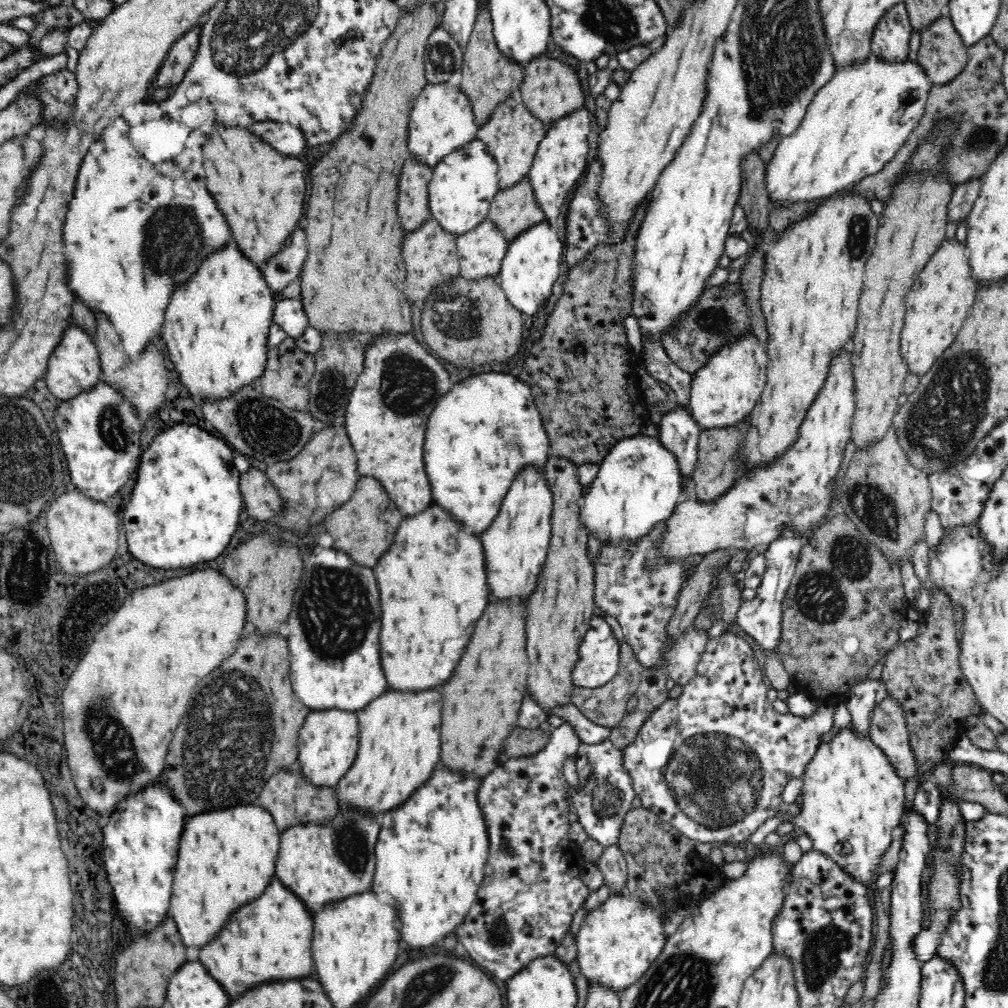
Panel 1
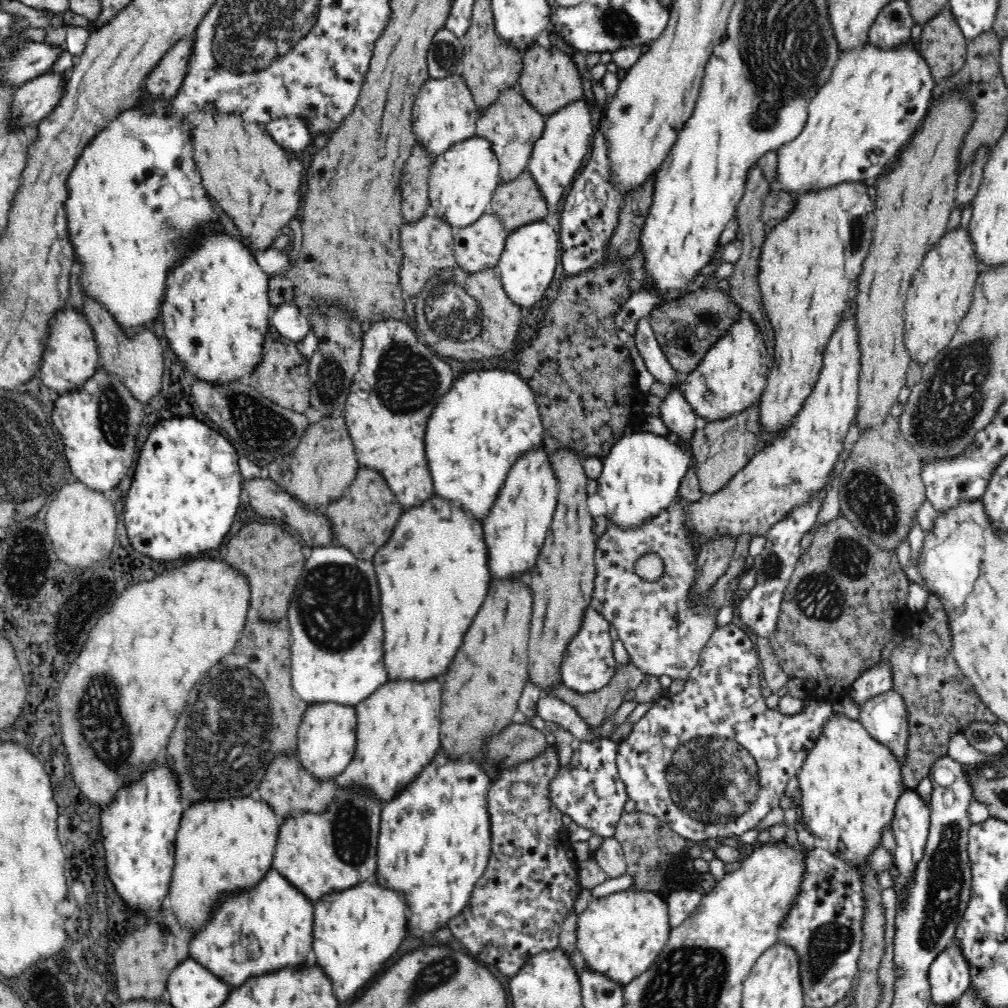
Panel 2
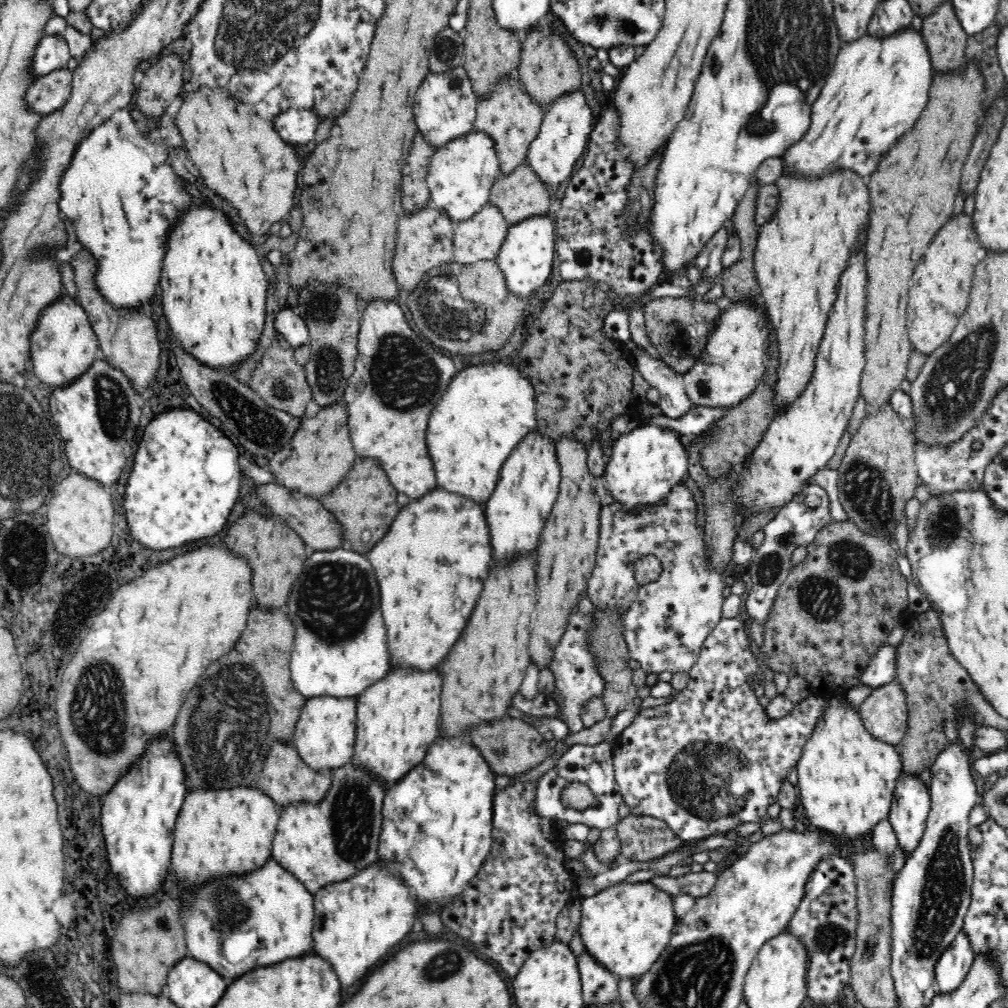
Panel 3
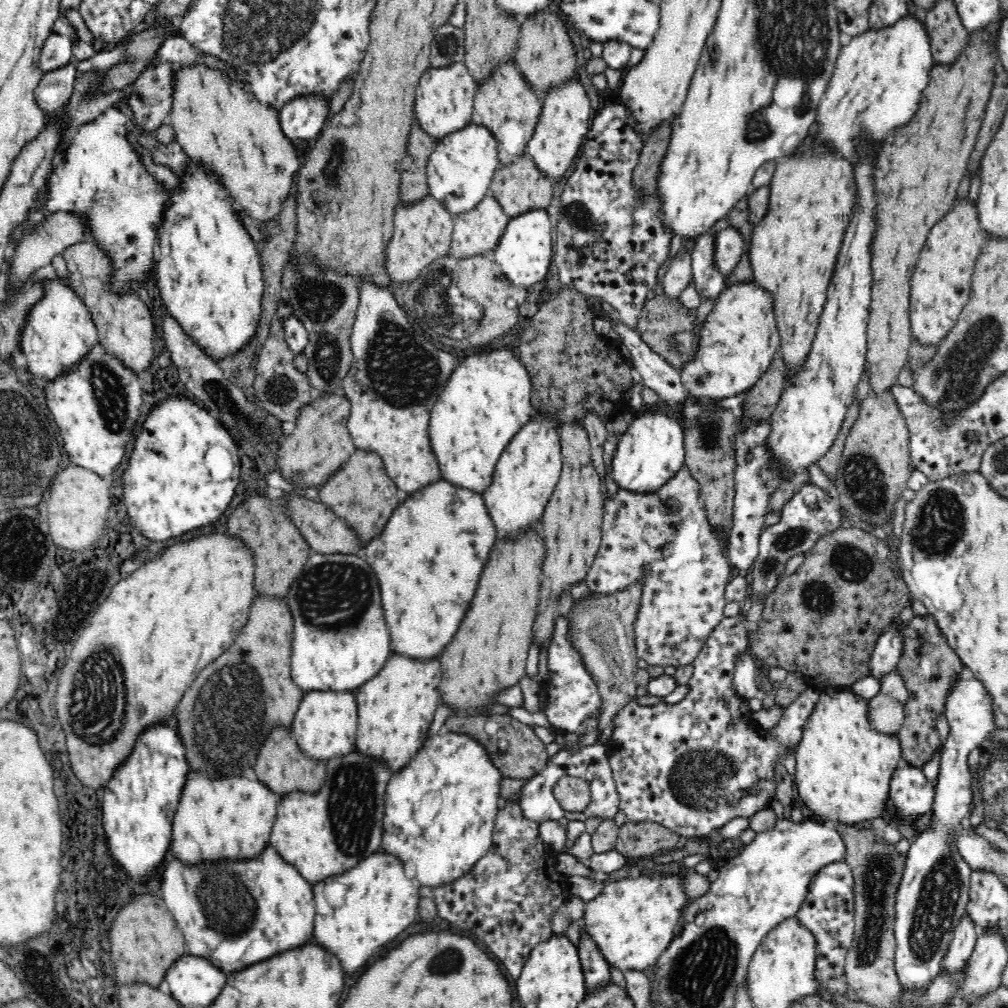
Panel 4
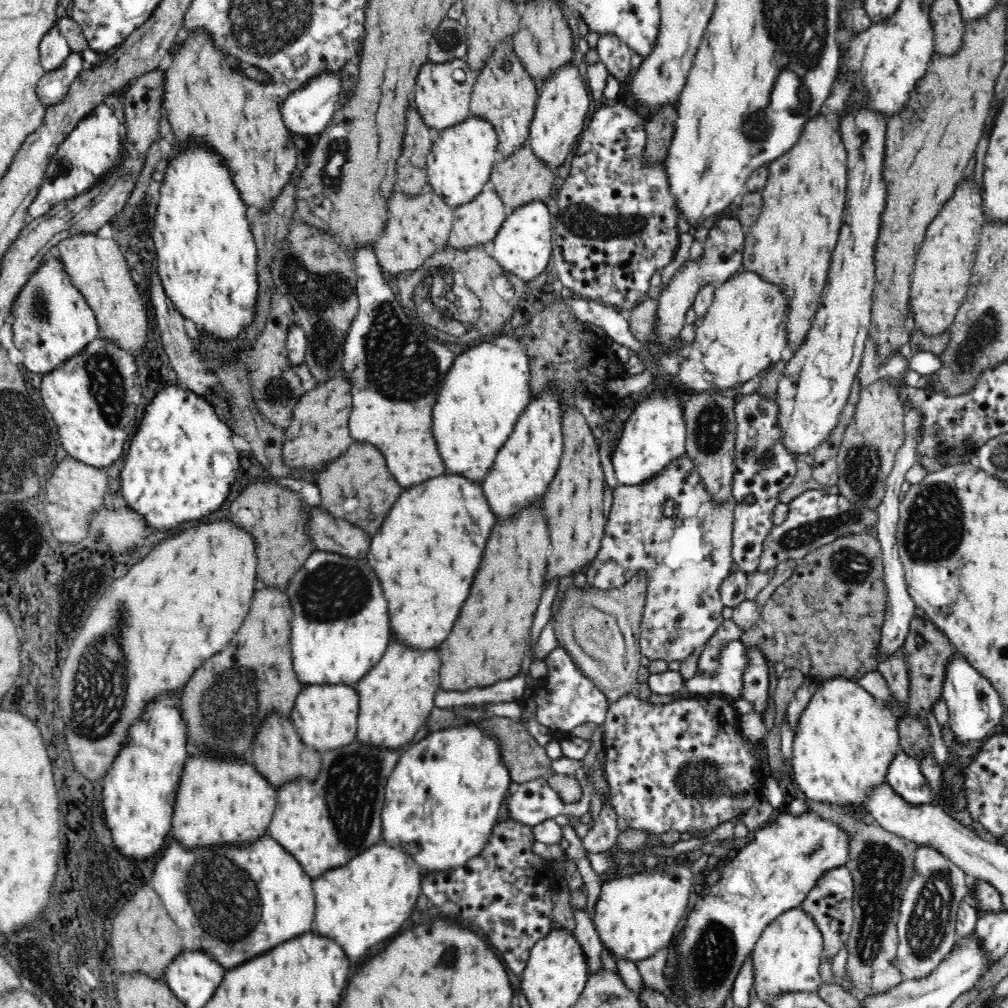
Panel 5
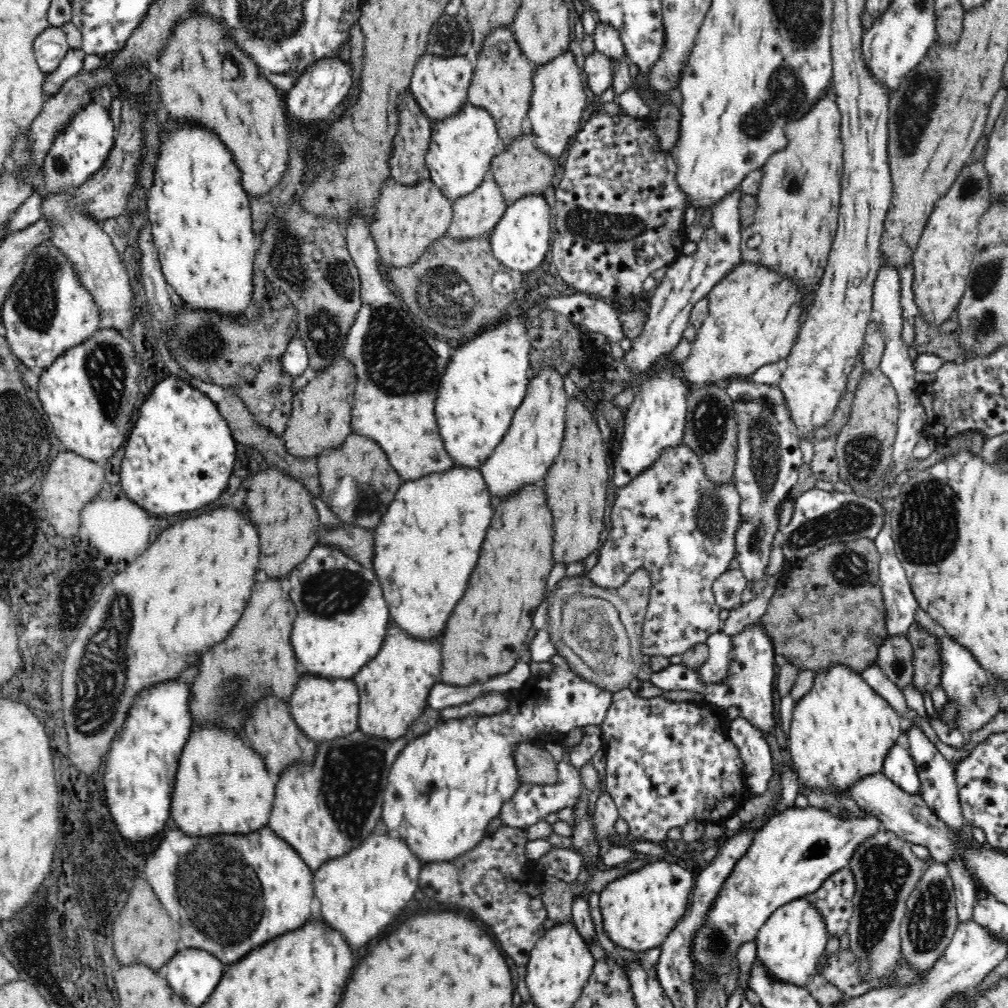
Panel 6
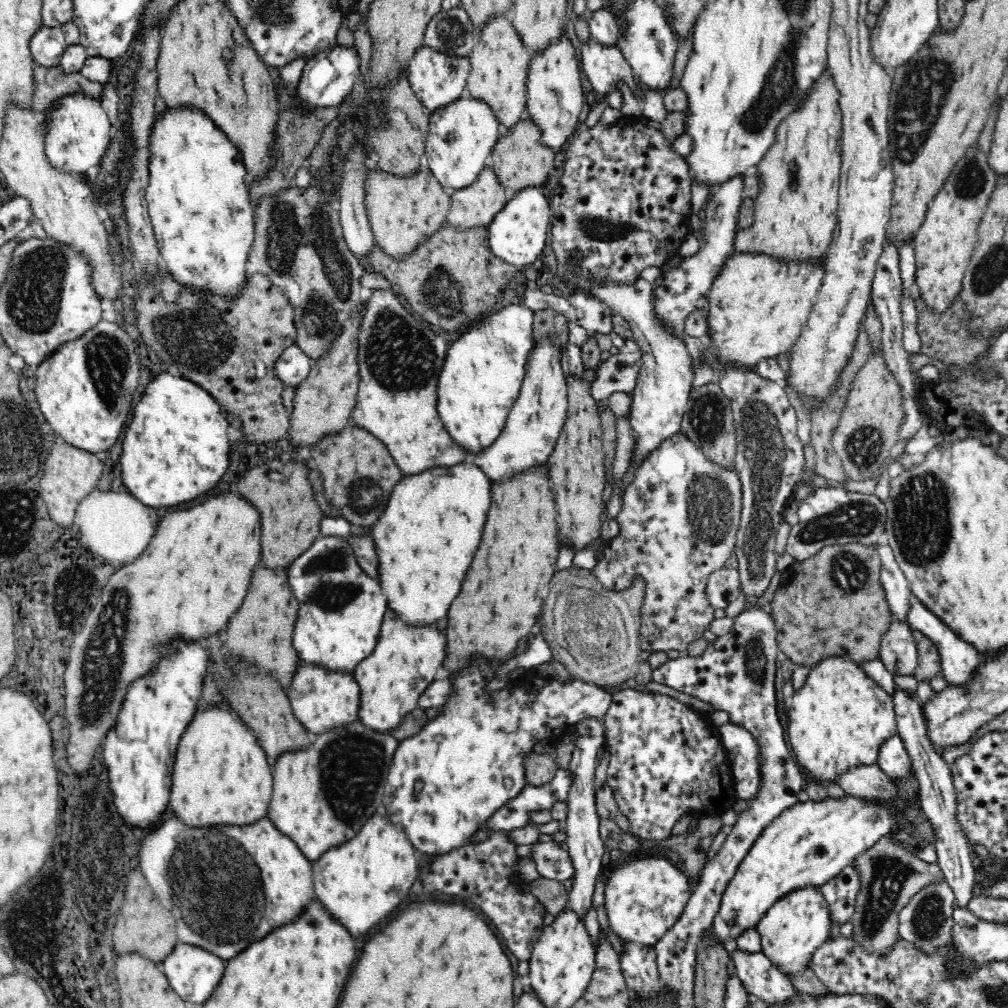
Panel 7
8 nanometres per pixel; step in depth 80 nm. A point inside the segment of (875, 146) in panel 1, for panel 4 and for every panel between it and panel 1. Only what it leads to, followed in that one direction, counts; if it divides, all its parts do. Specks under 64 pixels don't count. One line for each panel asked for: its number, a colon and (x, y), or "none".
2: (875, 99)
3: (879, 85)
4: (880, 76)

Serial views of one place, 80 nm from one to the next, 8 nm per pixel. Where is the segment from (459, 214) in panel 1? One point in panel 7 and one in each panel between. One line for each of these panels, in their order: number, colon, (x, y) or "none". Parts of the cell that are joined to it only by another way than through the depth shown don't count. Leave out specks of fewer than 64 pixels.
2: (462, 181)
3: (460, 176)
4: (459, 172)
5: (459, 165)
6: (462, 146)
7: (461, 134)

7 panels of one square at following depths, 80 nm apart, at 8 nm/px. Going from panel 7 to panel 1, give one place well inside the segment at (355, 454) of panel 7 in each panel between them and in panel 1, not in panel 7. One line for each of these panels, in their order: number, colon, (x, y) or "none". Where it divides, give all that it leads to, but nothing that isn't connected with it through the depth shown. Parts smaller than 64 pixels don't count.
1: (364, 526)
2: (363, 518)
3: (364, 502)
4: (360, 492)
5: (357, 486)
6: (357, 480)

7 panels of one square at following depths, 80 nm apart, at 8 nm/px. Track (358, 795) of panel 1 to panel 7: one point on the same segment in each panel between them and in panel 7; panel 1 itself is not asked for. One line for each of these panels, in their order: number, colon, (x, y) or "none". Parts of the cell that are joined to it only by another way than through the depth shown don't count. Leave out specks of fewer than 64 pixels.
2: (398, 726)
3: (397, 716)
4: (395, 707)
5: (395, 697)
6: (393, 687)
7: (405, 659)

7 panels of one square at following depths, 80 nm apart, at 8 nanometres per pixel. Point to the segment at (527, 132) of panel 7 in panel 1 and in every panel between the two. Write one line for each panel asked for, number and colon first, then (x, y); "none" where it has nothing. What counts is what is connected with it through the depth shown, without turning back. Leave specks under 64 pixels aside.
1: (514, 209)
2: (518, 202)
3: (519, 194)
4: (520, 186)
5: (522, 177)
6: (519, 168)

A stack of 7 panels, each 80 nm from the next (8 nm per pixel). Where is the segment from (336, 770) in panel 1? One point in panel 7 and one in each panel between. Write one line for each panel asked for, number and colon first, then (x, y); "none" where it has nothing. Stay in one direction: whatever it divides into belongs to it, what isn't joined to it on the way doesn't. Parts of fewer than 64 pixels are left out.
2: (325, 738)
3: (324, 735)
4: (325, 725)
5: (325, 716)
6: (324, 708)
7: (321, 699)

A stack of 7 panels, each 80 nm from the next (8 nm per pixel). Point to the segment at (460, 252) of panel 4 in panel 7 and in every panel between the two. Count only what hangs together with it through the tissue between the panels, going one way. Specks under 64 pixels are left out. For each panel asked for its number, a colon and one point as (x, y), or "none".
5: (476, 222)
6: (475, 214)
7: (476, 205)

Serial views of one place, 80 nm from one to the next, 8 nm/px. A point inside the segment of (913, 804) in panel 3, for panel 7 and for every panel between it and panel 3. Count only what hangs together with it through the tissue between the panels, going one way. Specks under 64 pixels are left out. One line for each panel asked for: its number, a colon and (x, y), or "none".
4: (912, 794)
5: (904, 775)
6: (898, 766)
7: (893, 758)

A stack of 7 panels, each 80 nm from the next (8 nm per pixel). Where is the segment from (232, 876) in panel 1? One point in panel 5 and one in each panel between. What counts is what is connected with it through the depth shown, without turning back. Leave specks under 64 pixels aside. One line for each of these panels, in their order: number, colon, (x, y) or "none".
2: (223, 845)
3: (218, 832)
4: (232, 817)
5: (219, 800)

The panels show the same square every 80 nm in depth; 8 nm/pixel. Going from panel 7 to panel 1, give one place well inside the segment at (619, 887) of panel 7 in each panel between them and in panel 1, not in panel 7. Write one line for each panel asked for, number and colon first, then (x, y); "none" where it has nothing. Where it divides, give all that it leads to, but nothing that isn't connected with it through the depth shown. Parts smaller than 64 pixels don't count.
1: (617, 942)
2: (620, 935)
3: (625, 927)
4: (633, 920)
5: (636, 915)
6: (639, 908)

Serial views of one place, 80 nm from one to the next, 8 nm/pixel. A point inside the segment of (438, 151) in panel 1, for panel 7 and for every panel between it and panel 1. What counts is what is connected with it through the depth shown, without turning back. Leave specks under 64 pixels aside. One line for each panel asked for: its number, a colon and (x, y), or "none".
2: (444, 112)
3: (445, 105)
4: (444, 102)
5: (442, 101)
6: (440, 85)
7: (437, 79)

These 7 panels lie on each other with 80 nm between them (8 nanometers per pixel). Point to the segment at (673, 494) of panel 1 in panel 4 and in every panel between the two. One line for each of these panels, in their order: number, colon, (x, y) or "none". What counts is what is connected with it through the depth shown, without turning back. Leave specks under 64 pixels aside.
2: (641, 474)
3: (645, 463)
4: (652, 449)

